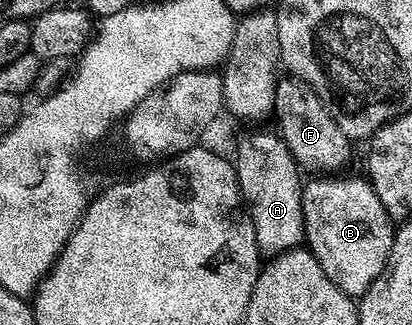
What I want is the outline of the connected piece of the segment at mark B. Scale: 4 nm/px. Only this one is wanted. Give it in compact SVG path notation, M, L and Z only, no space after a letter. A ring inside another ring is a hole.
M318 175L302 186L305 244L324 267L328 279L350 297L358 299L384 271L394 242L395 222L384 211L365 176Z

